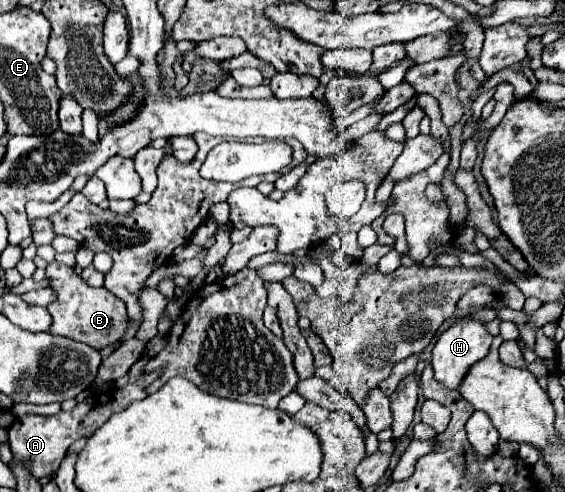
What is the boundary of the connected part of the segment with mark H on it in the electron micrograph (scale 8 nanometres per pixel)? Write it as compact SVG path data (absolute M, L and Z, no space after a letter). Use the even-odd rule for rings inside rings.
M466 321L466 323L456 323L452 327L448 327L436 341L434 349L432 349L432 367L434 367L434 379L438 383L442 383L448 391L458 391L460 389L460 381L466 377L468 369L484 359L490 351L492 345L492 335L484 329L482 323L478 321Z

